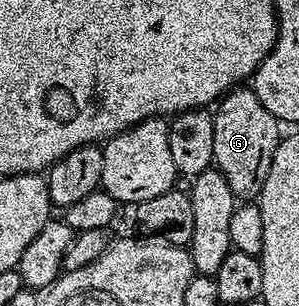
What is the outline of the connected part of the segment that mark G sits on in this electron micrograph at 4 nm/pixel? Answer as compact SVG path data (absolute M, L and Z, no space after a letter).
M238 86L221 97L219 107L213 112L213 125L213 162L217 171L225 175L227 186L231 186L238 201L256 201L263 190L263 182L267 182L271 158L275 158L275 150L283 138L282 125L265 109L263 102L259 102L259 98L249 86Z

